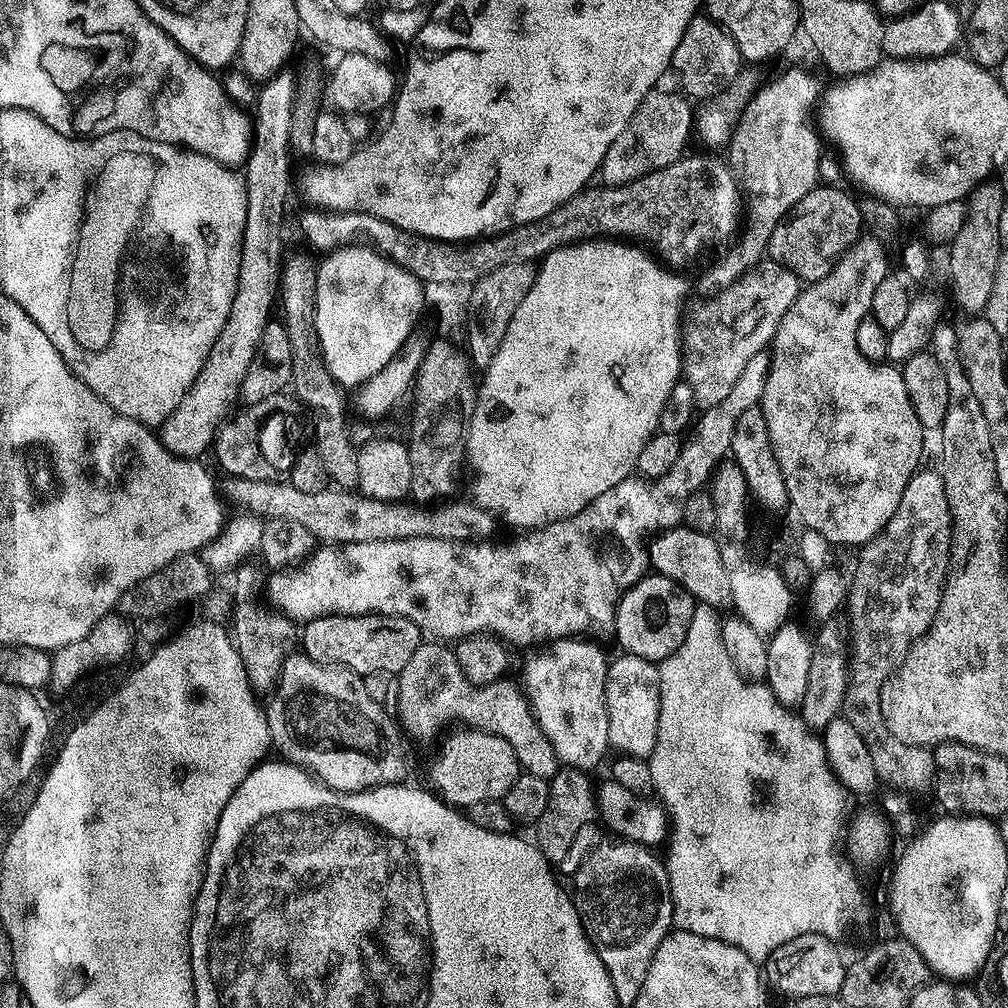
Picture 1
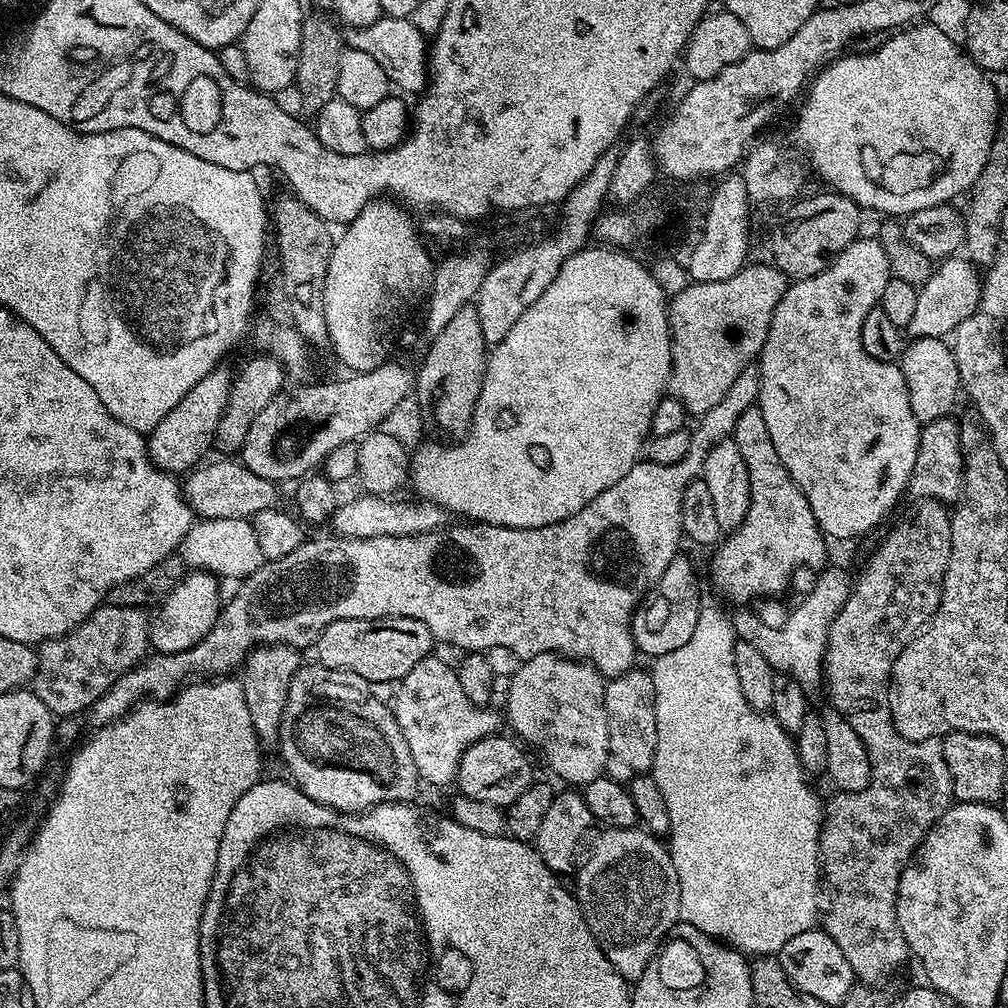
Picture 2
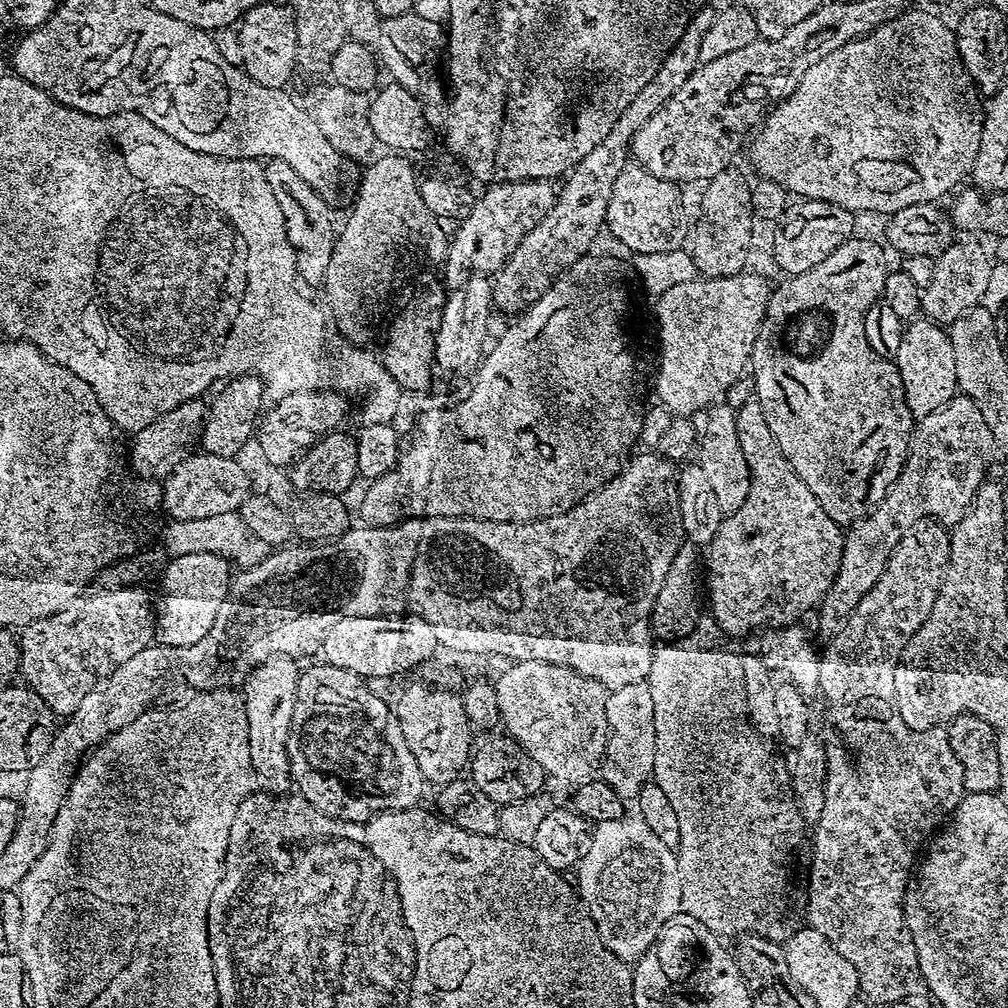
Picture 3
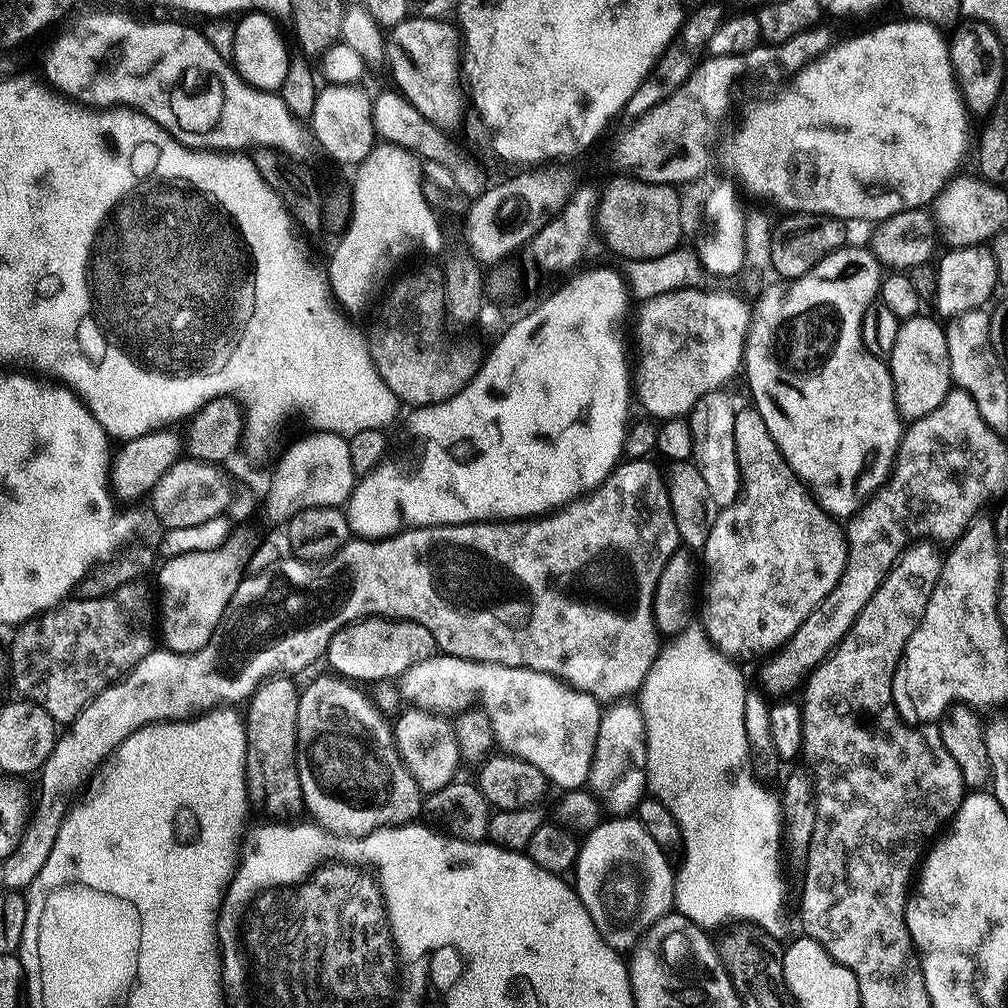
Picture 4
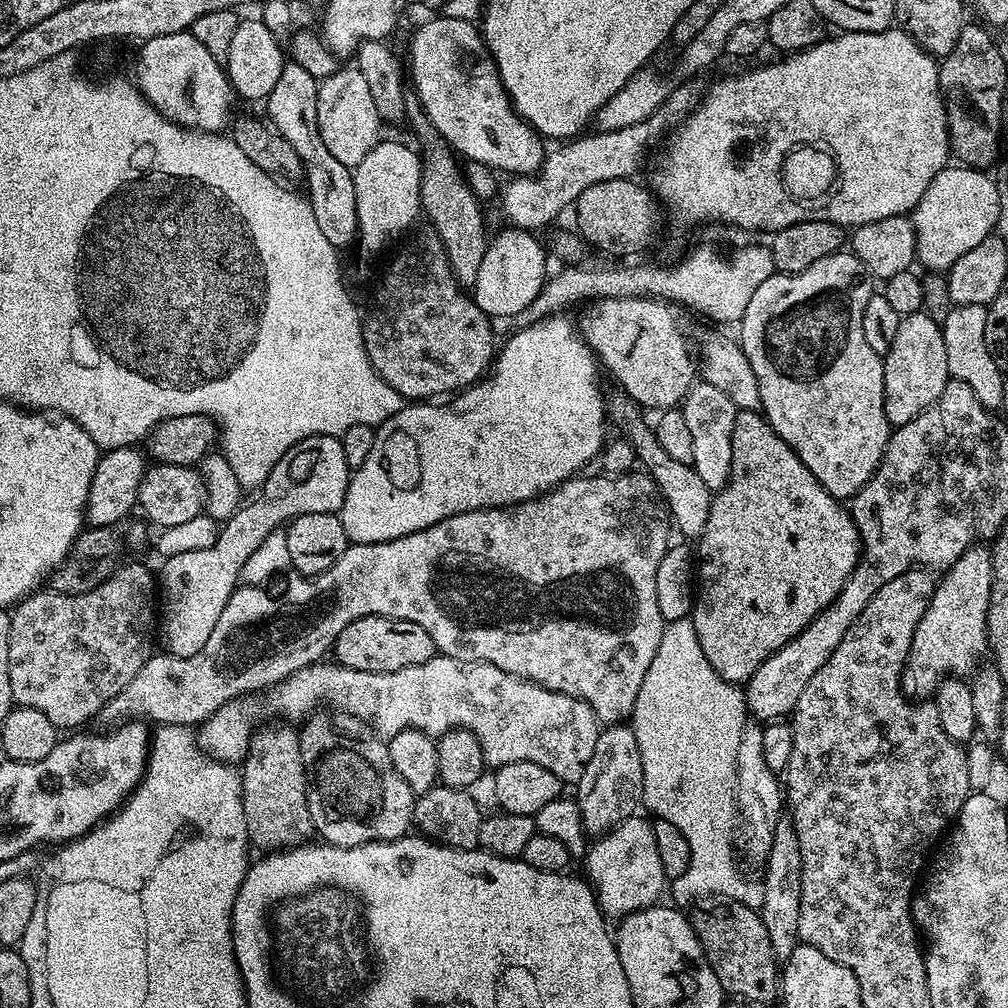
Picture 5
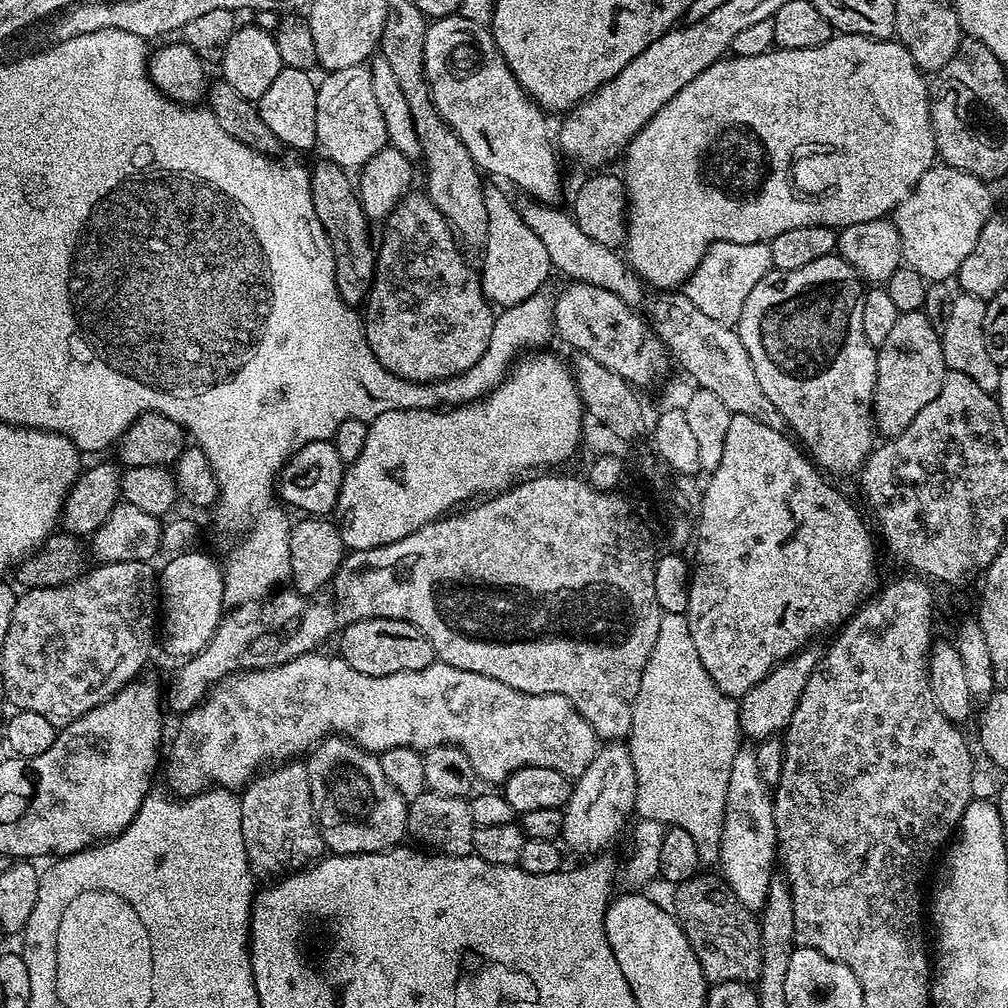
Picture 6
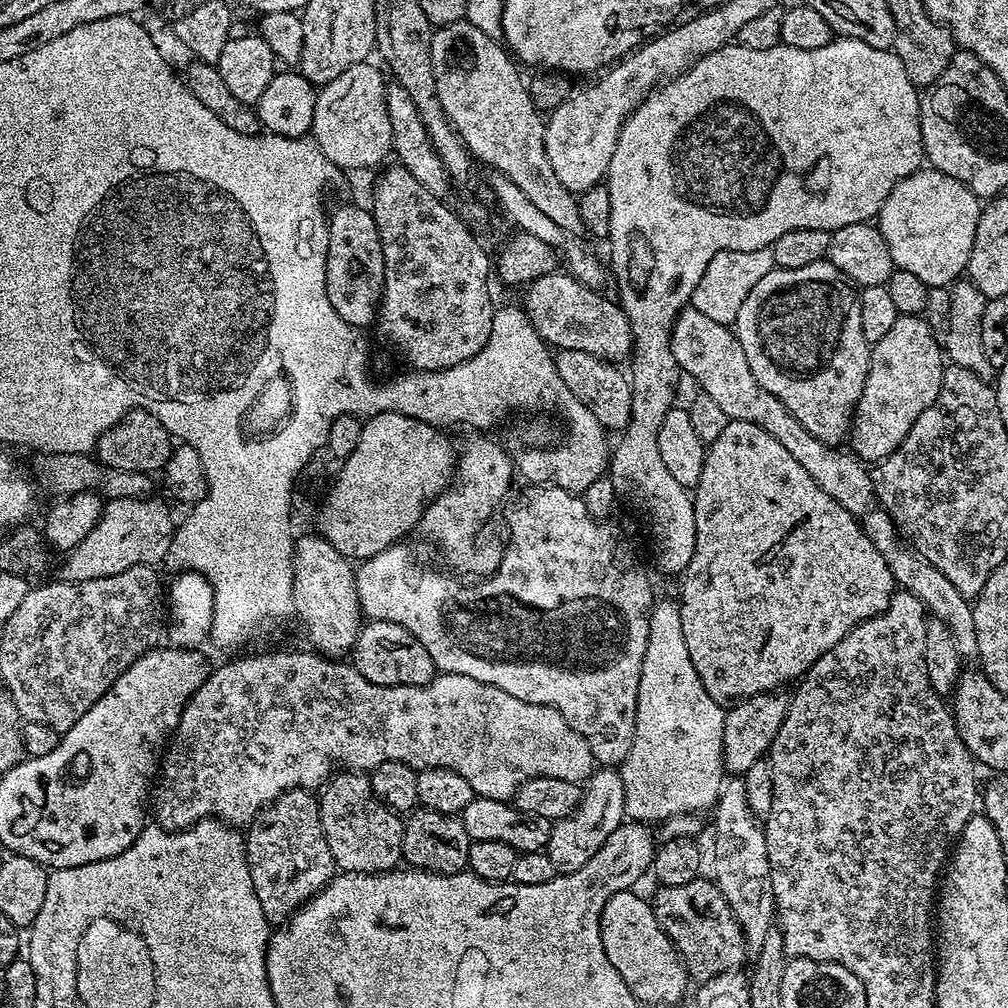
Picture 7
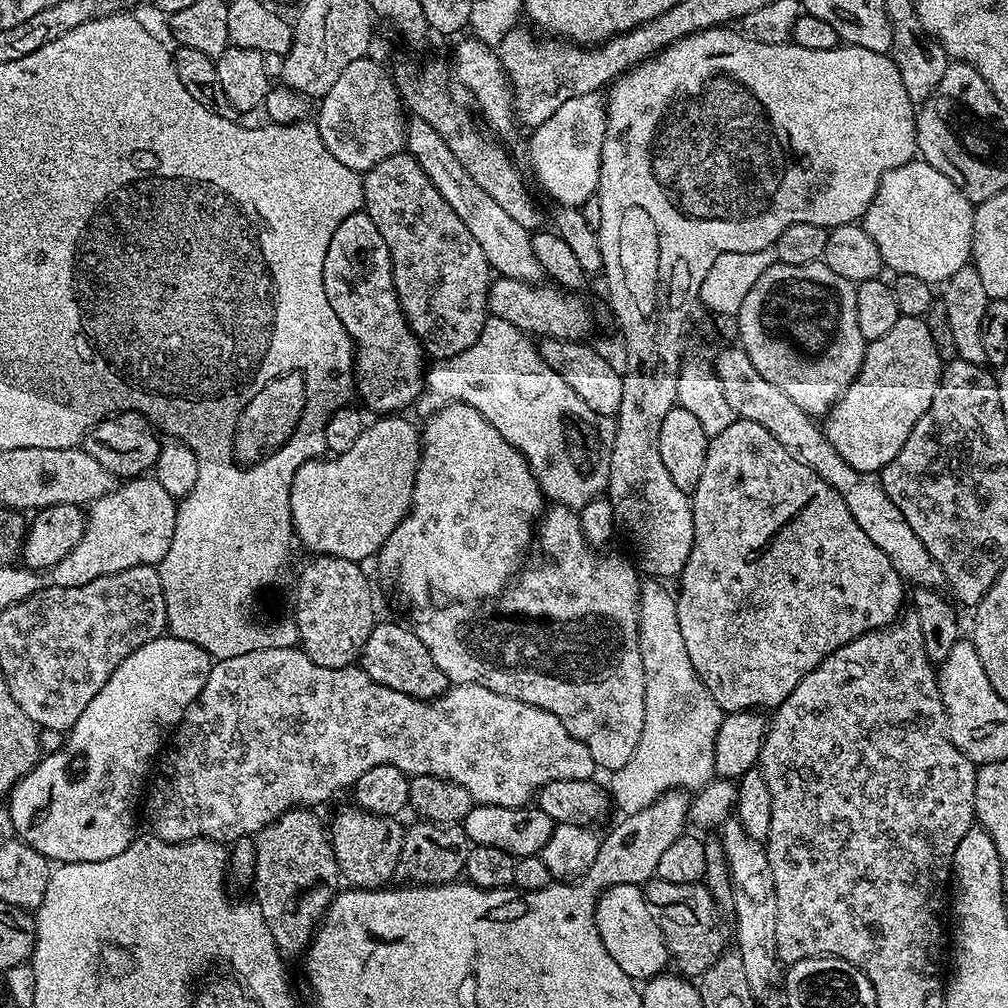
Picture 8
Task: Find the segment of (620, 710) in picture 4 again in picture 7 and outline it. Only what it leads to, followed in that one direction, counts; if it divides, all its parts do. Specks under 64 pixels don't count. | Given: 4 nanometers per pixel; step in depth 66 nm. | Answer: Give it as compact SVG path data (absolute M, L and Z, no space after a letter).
M612 766L597 767L586 781L579 806L566 818L555 821L550 830L546 851L557 873L573 872L586 866L586 862L590 862L590 858L602 850L606 838L610 838L610 834L614 834L614 830L625 823L625 806L626 790L622 786L619 771Z

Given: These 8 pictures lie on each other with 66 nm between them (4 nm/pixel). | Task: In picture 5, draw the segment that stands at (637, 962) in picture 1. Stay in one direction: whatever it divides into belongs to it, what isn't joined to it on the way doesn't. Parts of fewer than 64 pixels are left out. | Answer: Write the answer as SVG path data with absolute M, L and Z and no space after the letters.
M643 815L631 816L628 820L623 820L617 828L599 837L595 841L596 845L588 852L588 876L586 880L594 889L596 901L600 903L600 911L605 917L623 918L638 912L642 908L651 908L657 903L660 891L665 891L666 877L662 870L662 858L658 858L658 842L654 842L654 830L649 821L644 821Z

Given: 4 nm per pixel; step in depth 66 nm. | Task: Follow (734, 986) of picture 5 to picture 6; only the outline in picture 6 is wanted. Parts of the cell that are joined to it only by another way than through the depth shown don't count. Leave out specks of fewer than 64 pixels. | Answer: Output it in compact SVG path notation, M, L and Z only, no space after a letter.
M697 874L675 889L676 908L674 915L680 928L686 934L704 976L712 984L740 982L751 985L760 979L762 970L762 946L760 925L757 917L738 902L728 890L723 879L715 875Z

